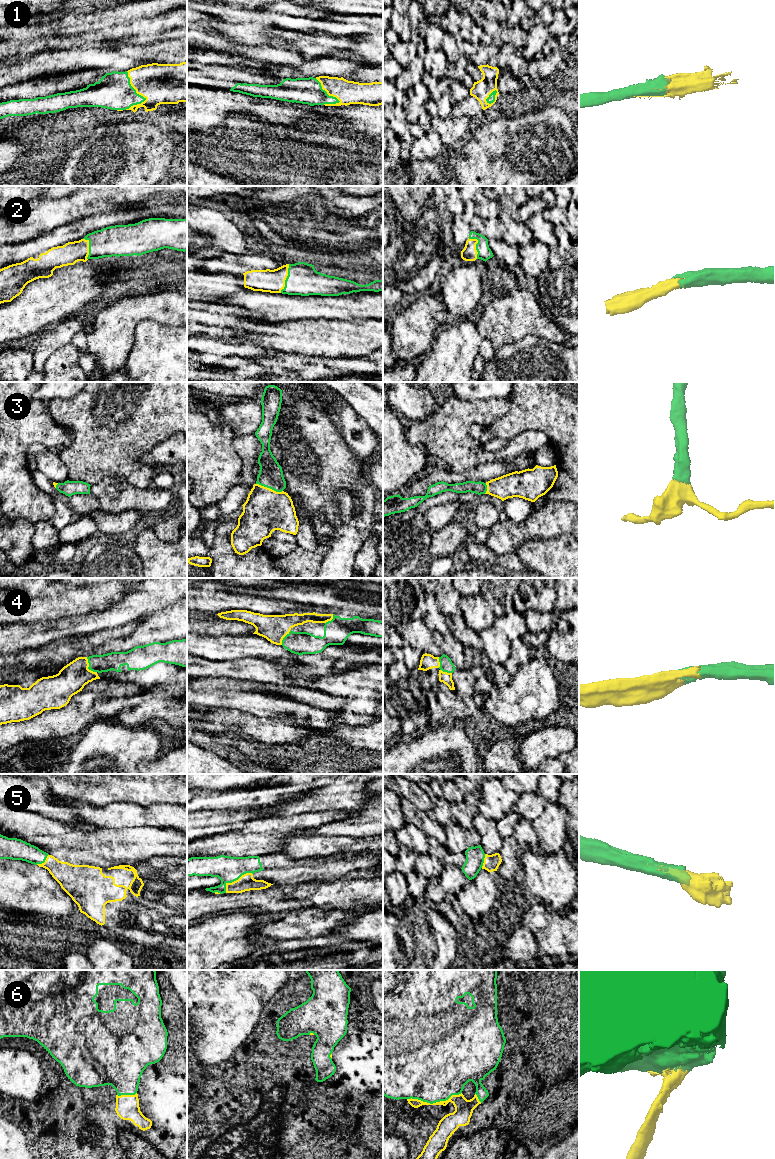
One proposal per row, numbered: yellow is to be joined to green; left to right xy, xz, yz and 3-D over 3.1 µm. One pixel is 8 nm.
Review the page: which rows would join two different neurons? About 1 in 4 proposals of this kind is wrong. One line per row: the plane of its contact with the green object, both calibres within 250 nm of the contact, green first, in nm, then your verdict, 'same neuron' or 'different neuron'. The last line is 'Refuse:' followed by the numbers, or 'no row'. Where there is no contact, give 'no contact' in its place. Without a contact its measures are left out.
1: xy | 280/320 nm | same neuron
2: xz | 240/190 nm | same neuron
3: xz | 190/360 nm | same neuron
4: xy | 140/240 nm | same neuron
5: xz | 220/140 nm | same neuron
6: yz | 500/150 nm | same neuron
Refuse: no row

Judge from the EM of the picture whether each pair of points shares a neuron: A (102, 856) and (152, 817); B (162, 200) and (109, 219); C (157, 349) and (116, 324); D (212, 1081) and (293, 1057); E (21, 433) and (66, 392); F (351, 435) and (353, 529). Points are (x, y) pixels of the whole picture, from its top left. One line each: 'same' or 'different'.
A: different
B: different
C: different
D: same
E: different
F: different

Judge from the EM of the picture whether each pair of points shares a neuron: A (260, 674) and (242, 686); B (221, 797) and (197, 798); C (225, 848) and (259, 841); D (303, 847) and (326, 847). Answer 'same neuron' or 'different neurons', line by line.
A: different neurons
B: same neuron
C: same neuron
D: same neuron

